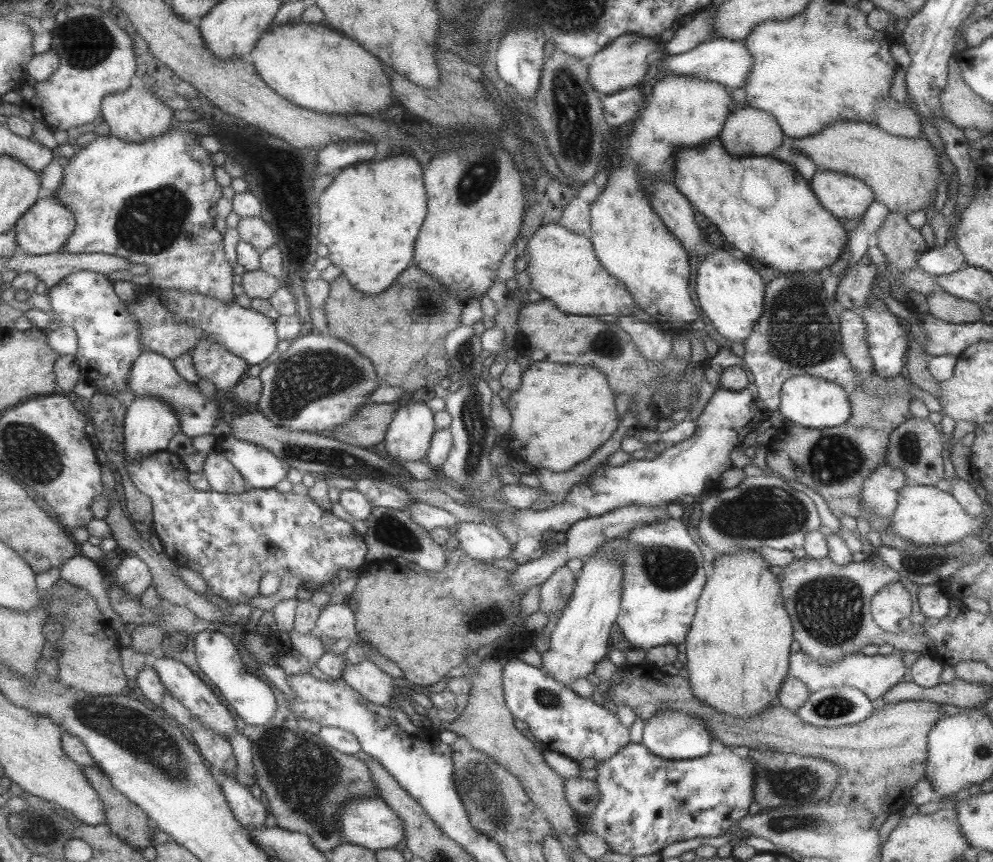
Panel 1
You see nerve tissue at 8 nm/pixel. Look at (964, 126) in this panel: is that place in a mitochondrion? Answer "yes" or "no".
no

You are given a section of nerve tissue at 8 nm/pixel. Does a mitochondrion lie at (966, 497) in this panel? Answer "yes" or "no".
no

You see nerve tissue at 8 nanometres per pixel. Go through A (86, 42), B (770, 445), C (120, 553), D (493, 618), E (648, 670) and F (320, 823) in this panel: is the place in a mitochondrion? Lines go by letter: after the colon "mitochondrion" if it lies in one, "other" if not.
A: mitochondrion
B: other
C: other
D: mitochondrion
E: other
F: mitochondrion

